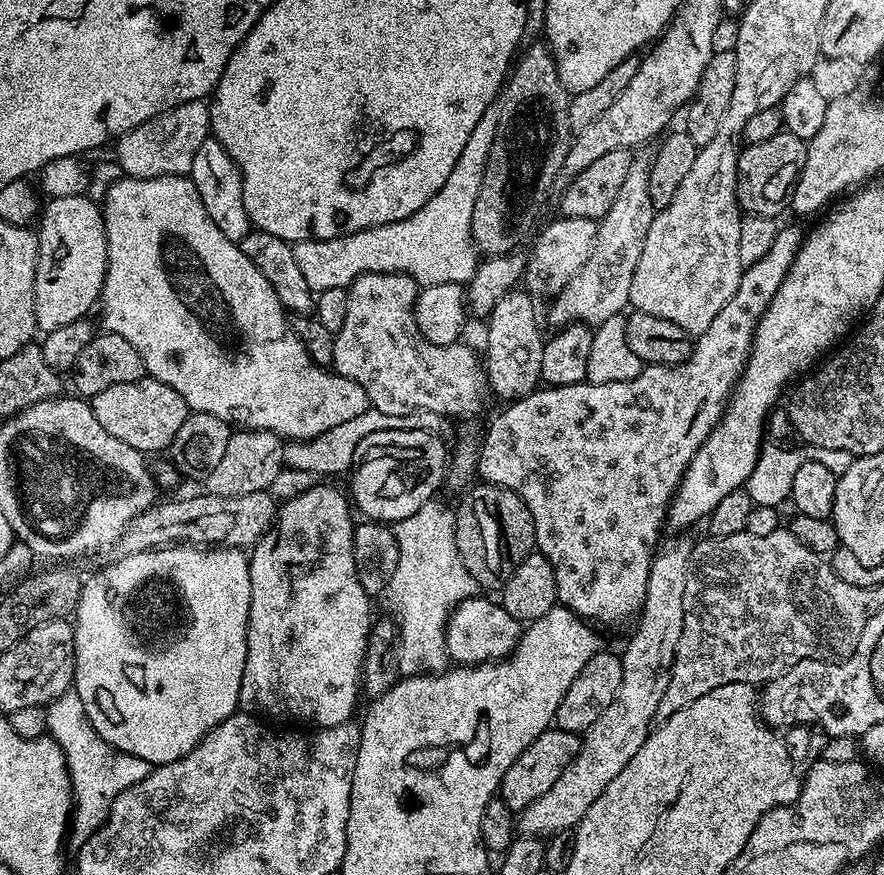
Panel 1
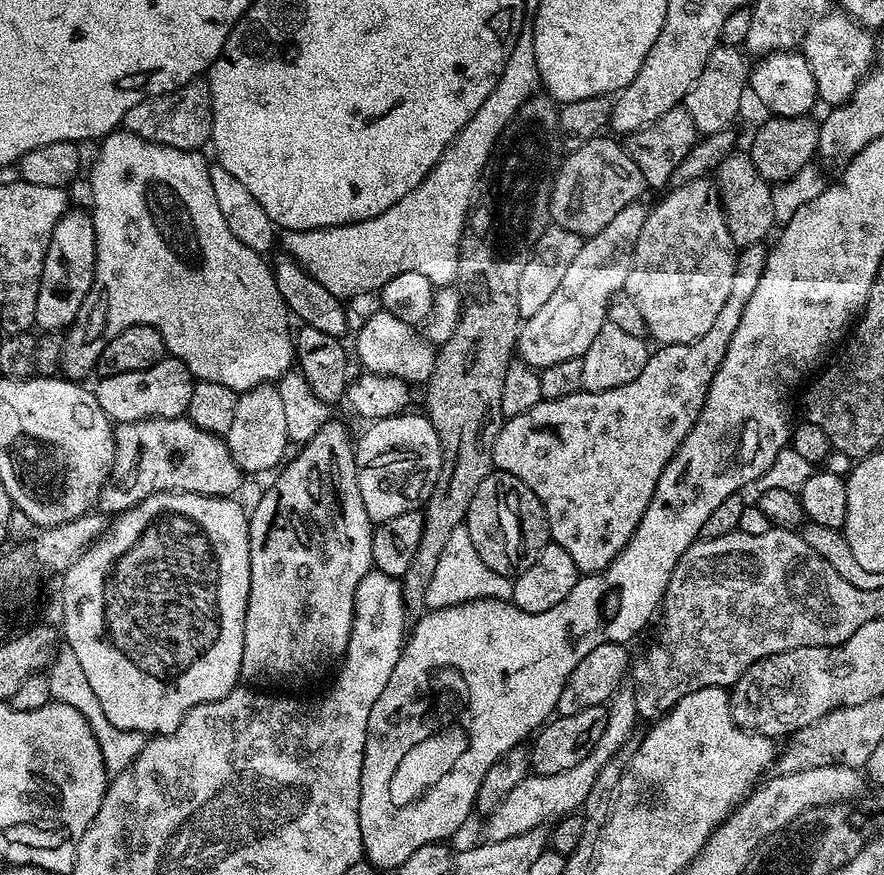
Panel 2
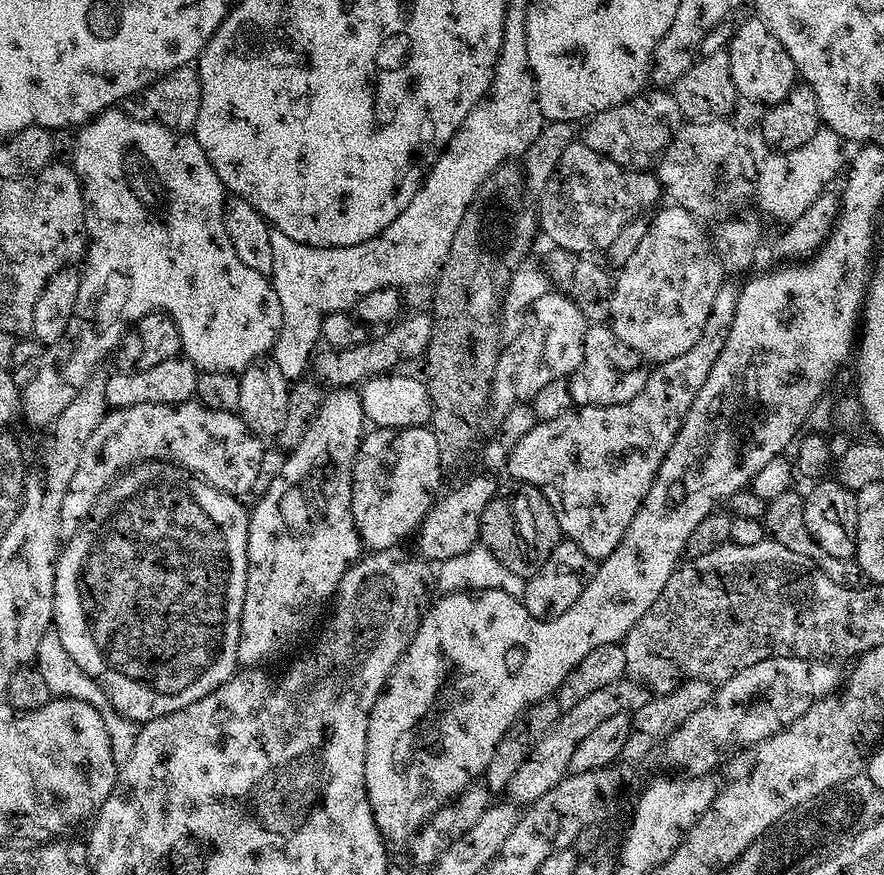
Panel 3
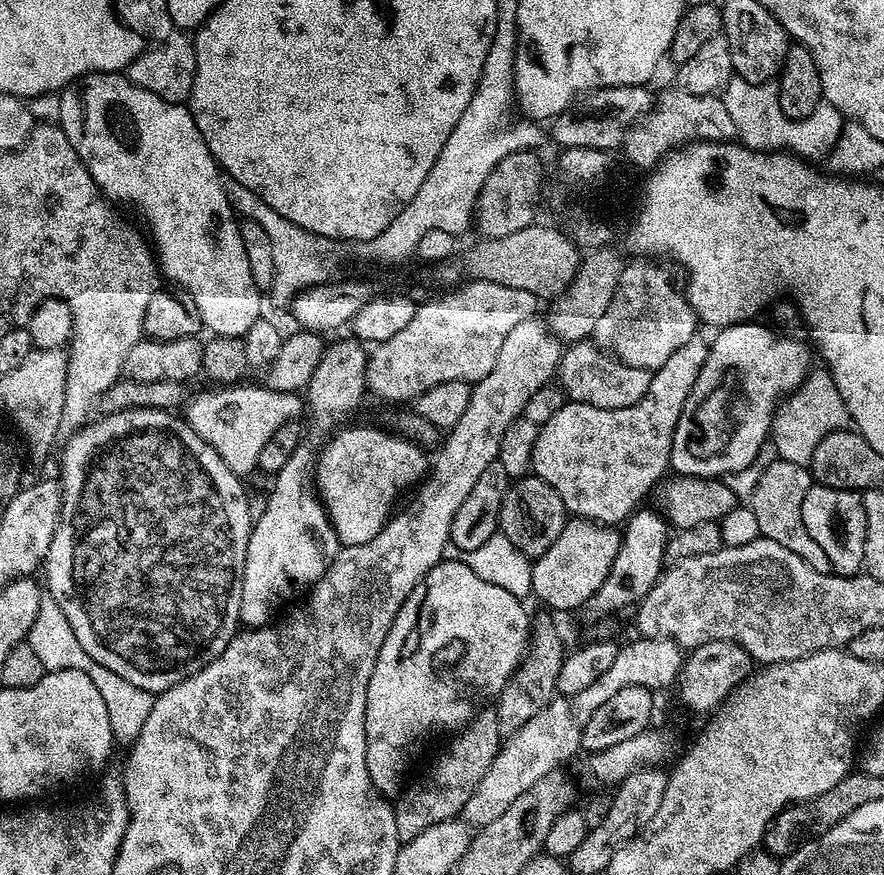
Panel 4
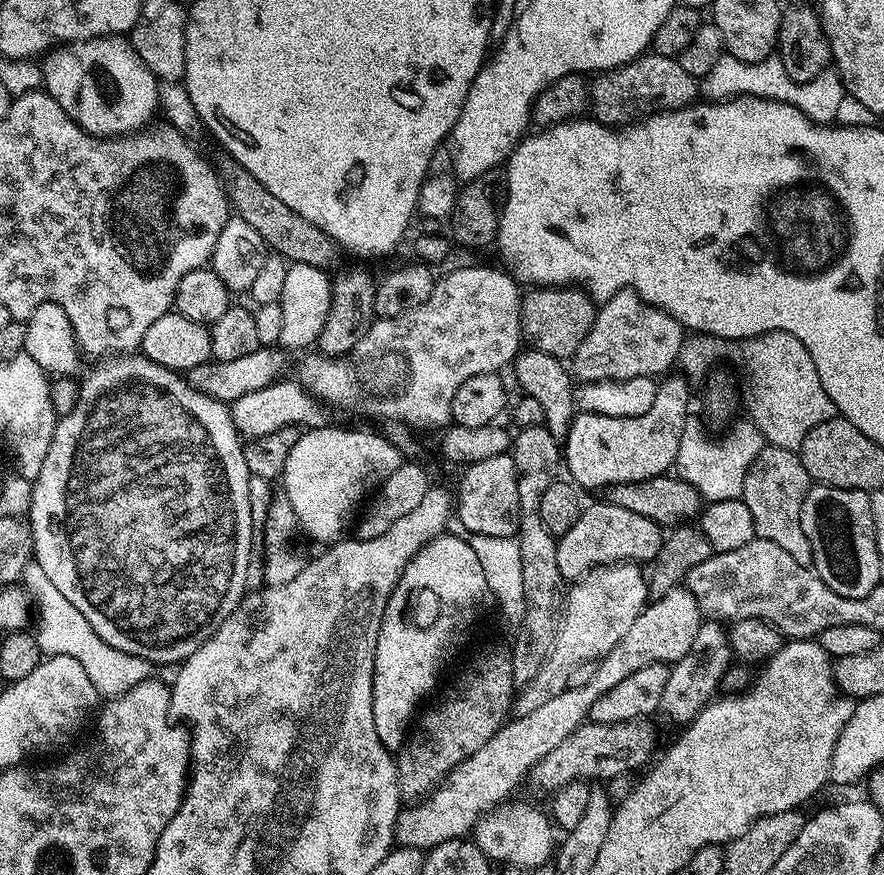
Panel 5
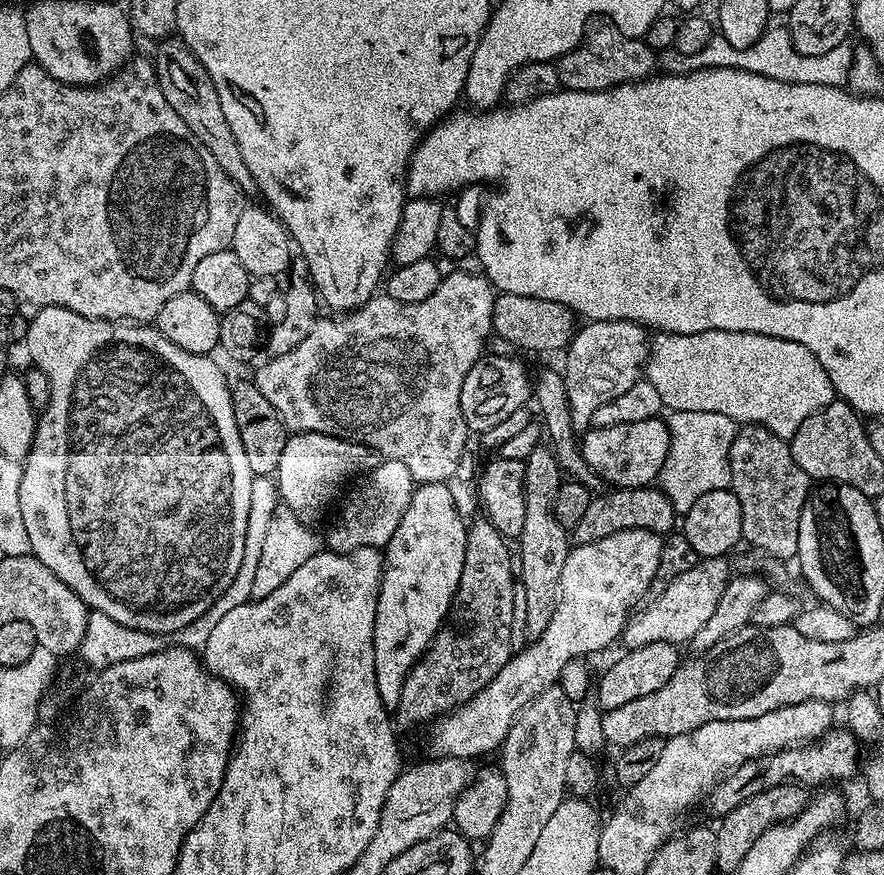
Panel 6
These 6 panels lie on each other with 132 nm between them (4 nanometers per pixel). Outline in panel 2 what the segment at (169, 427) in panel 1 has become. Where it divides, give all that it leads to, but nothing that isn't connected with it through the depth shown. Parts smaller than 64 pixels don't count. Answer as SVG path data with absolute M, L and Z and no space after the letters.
M165 358L146 370L134 370L133 372L119 372L113 376L100 376L94 384L94 391L98 398L98 406L108 415L109 420L117 425L133 423L136 420L148 420L152 417L158 419L178 419L187 413L190 406L190 394L194 377L181 360Z

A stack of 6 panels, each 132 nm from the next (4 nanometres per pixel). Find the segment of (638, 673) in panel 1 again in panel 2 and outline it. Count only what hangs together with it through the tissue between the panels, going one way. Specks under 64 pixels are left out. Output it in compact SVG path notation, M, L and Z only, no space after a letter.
M621 687L611 701L606 715L608 725L602 730L602 738L598 738L594 750L590 750L590 754L586 754L586 758L582 758L578 766L570 770L562 770L562 774L550 774L549 776L529 774L525 780L518 782L518 786L514 786L514 790L510 790L510 794L506 794L506 798L502 798L502 802L486 820L489 841L505 840L514 838L518 834L533 832L535 828L545 823L543 820L549 819L548 821L555 822L561 816L567 816L583 809L586 794L590 794L590 790L594 787L594 778L602 774L602 768L611 760L621 755L620 747L631 738L632 731L635 730L636 724L638 725L636 697L631 687Z

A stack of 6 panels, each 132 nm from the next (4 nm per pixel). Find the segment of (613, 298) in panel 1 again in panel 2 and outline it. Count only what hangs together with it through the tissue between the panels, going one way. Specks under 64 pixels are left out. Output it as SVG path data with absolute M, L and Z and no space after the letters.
M637 202L626 206L626 210L621 210L604 229L598 230L598 234L587 237L580 245L578 258L574 258L574 262L570 262L570 267L566 269L566 275L562 277L558 290L550 294L547 302L538 309L538 314L527 317L521 323L520 334L516 338L516 352L524 363L534 369L543 370L554 366L554 362L579 360L586 354L586 350L590 350L590 342L594 342L598 330L602 330L608 319L608 303L614 294L624 290L624 283L632 269L634 246L638 246L638 234L642 234L642 226L646 226L649 214L649 209L643 208L642 205L643 203Z

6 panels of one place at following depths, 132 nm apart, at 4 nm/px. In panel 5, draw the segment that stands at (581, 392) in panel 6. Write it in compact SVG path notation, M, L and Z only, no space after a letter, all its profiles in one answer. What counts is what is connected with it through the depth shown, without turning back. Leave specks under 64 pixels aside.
M624 288L614 298L599 305L590 334L570 357L570 368L580 382L590 380L625 380L626 378L659 377L680 359L686 329L670 314L647 304L631 288Z

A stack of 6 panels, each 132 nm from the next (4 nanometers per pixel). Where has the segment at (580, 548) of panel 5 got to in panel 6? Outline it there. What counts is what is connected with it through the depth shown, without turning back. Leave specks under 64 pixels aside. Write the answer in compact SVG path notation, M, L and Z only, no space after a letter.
M656 486L643 488L618 488L601 491L593 495L590 506L586 506L586 515L570 530L570 536L576 544L598 542L598 538L606 538L610 534L618 534L622 530L650 530L668 534L678 524L678 513L666 498L666 494Z

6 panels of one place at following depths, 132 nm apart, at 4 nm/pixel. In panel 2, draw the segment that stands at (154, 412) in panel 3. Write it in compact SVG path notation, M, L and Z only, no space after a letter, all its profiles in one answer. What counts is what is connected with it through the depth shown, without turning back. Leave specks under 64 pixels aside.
M136 420L113 429L114 457L110 482L100 491L97 509L106 516L116 516L144 501L152 493L186 492L204 496L227 496L237 493L244 474L232 463L227 441L211 432L202 431L191 420Z

